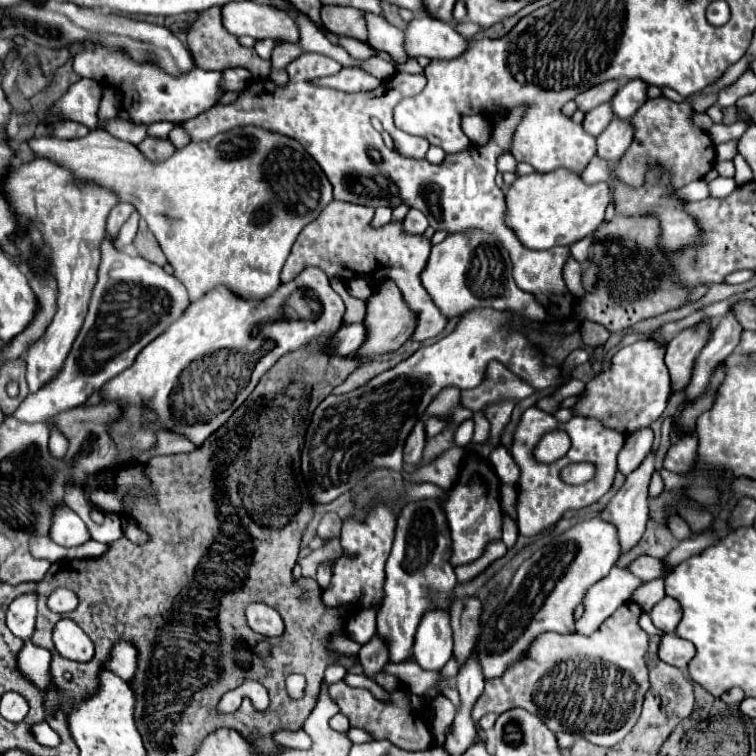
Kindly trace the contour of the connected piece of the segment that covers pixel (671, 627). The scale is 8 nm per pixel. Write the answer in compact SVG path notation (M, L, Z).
M665 596L663 600L659 600L659 602L653 606L653 610L651 610L649 616L651 616L653 624L655 624L661 632L671 634L671 632L675 632L679 620L681 620L681 606L679 606L679 602L677 602L675 598Z

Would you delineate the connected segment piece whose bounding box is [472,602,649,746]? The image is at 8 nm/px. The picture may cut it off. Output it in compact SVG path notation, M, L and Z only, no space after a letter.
M625 602L625 604L619 606L619 608L617 608L617 610L615 610L615 612L601 624L601 628L595 630L591 636L583 636L583 634L577 634L577 632L575 632L575 634L557 634L557 632L545 632L545 634L539 634L539 636L531 642L527 654L525 654L523 658L515 660L515 662L503 672L503 676L499 676L499 678L489 678L489 680L485 682L485 690L483 690L483 694L479 696L479 700L475 702L472 712L475 708L475 716L481 718L481 716L487 714L487 712L501 714L503 710L509 710L509 708L515 708L515 706L523 706L525 710L531 710L531 712L539 714L539 716L547 722L547 726L551 726L553 732L577 732L577 734L581 734L583 738L587 738L589 742L599 744L599 746L613 746L615 742L621 742L621 740L625 738L625 734L633 728L633 724L637 722L637 718L639 718L639 714L641 714L643 696L645 696L647 686L649 686L647 664L645 664L645 660L643 660L643 656L645 656L645 652L647 652L649 634L637 624L639 614L641 614L641 608L639 608L635 602Z

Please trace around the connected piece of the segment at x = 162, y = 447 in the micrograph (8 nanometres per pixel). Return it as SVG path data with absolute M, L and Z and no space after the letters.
M159 434L159 450L155 450L155 454L177 454L191 450L195 450L195 444L187 442L187 438L179 438L177 434Z

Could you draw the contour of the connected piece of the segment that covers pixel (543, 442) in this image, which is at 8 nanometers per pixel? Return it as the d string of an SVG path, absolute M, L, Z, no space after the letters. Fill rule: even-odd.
M555 430L541 438L533 455L541 462L553 462L563 454L567 454L567 450L569 450L569 436L563 430Z

